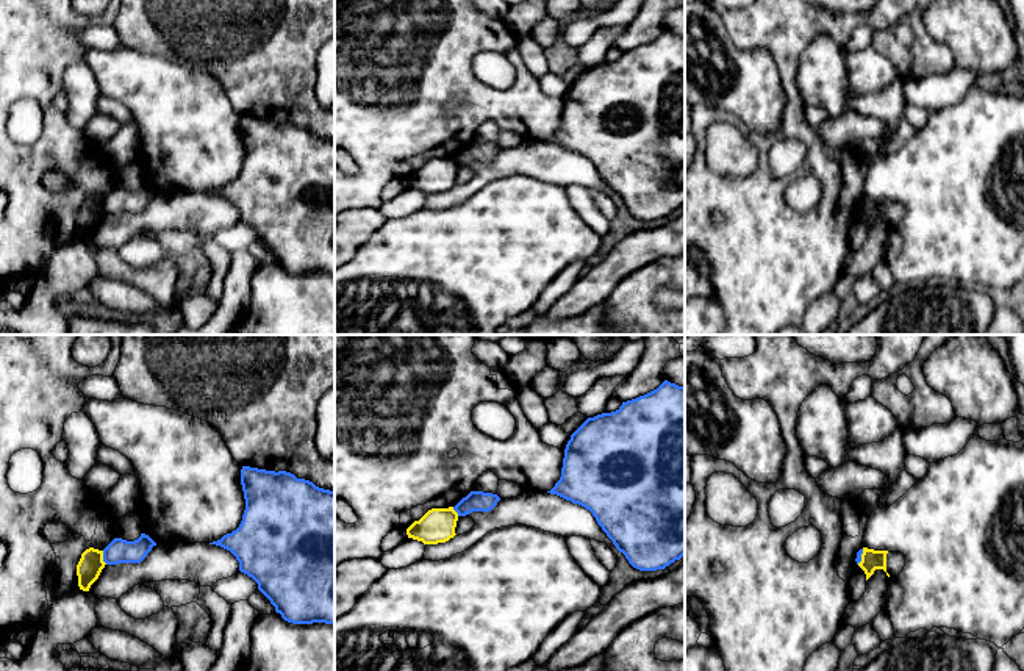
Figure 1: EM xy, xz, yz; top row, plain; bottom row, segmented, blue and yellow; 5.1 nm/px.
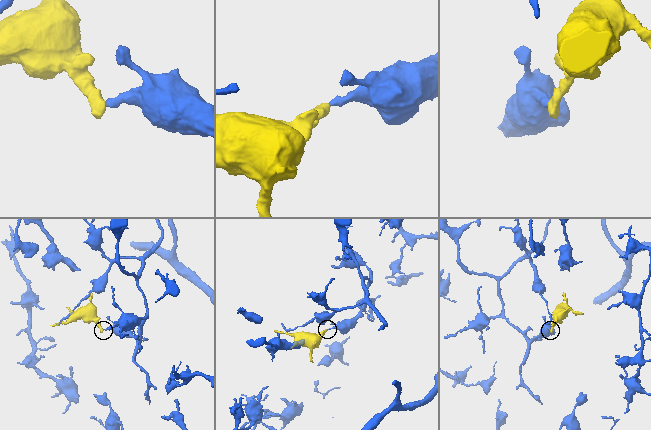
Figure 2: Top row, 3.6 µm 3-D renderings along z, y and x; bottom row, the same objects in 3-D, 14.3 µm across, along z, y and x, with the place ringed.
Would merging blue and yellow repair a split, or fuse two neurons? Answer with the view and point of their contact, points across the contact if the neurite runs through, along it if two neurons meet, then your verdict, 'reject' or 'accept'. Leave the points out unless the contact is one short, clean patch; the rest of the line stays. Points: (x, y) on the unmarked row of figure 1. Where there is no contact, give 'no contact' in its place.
meets blue in xy at (103, 207); border along xy (102, 200), (102, 208), (107, 213); reject

